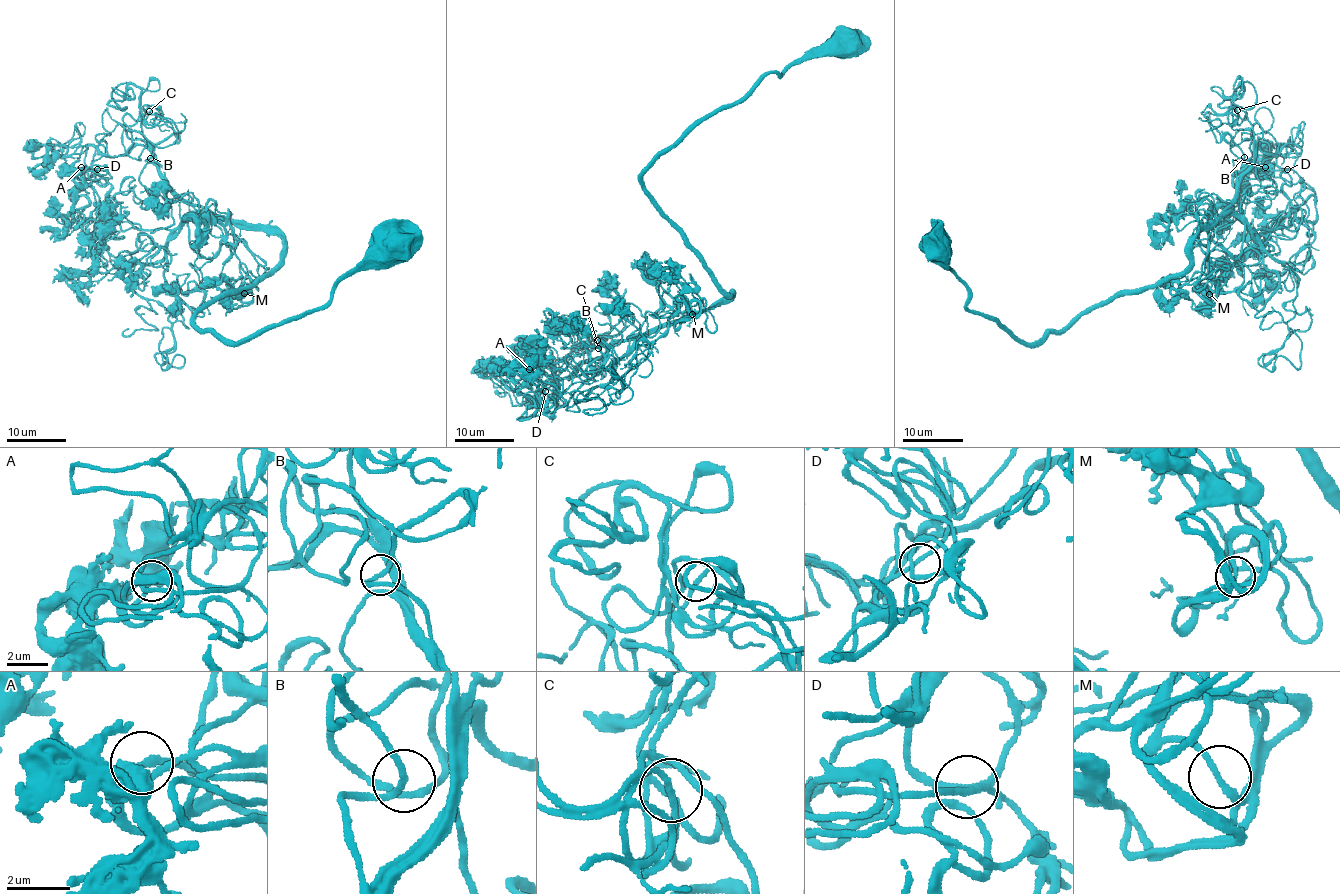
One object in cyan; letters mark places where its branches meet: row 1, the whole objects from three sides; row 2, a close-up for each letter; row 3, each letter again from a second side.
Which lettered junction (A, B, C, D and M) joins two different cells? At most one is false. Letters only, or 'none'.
none

